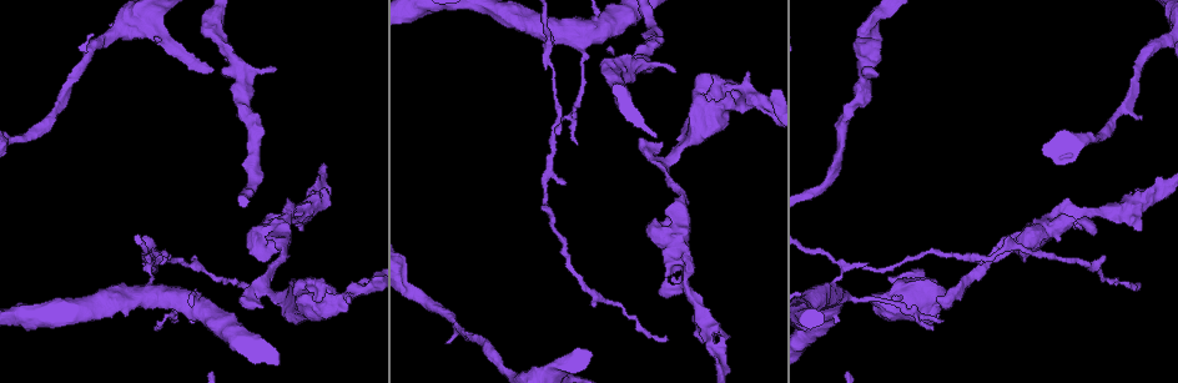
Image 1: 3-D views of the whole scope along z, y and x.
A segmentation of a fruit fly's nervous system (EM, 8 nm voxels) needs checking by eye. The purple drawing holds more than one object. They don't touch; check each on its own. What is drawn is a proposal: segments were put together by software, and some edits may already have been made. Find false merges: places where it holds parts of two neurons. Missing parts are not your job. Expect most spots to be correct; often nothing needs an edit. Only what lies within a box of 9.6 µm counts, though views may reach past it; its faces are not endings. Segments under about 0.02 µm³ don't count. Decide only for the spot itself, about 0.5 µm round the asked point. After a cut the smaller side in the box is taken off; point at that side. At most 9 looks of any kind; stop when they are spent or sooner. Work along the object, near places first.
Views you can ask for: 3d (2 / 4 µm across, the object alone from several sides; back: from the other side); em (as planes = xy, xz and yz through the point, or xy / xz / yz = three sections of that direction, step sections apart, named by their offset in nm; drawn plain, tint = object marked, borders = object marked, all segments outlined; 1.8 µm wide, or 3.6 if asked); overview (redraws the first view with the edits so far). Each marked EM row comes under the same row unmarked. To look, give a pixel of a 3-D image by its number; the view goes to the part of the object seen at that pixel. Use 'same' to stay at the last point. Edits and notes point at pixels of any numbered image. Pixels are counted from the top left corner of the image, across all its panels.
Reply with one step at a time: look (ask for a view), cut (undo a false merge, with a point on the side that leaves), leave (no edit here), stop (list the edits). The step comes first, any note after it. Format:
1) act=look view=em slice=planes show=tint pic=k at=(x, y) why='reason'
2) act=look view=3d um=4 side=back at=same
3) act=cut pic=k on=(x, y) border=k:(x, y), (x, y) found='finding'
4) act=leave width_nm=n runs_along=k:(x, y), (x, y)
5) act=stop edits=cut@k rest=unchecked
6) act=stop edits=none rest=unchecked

act=look view=em slice=planes show=tint pic=1 at=(346, 304) why='abrupt turn'

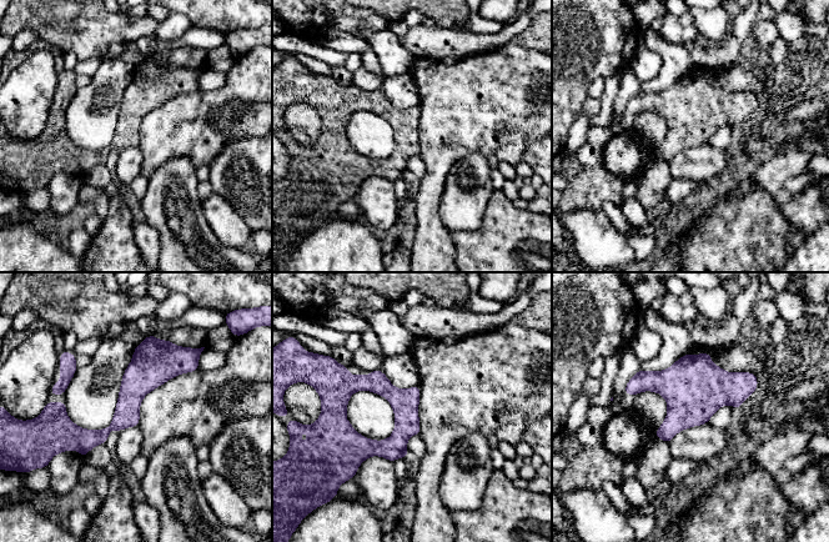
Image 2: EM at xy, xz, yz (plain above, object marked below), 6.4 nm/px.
act=leave found='all the same neuron'

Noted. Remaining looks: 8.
act=look view=3d um=2 pic=1 at=(1091, 230) why='sudden change in width'

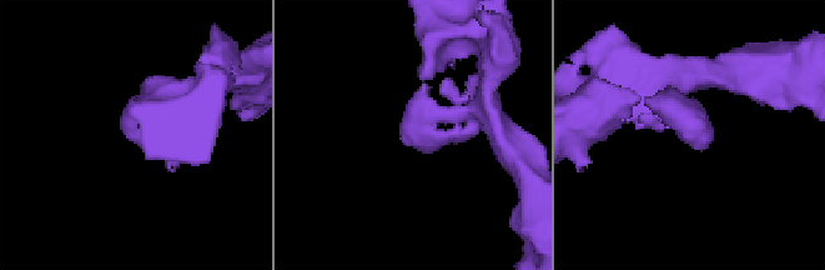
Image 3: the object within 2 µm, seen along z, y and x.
act=look view=em slice=planes show=tint pic=3 at=(450, 130) arm_widths_nm=200,220 why='shape alone is not enough'

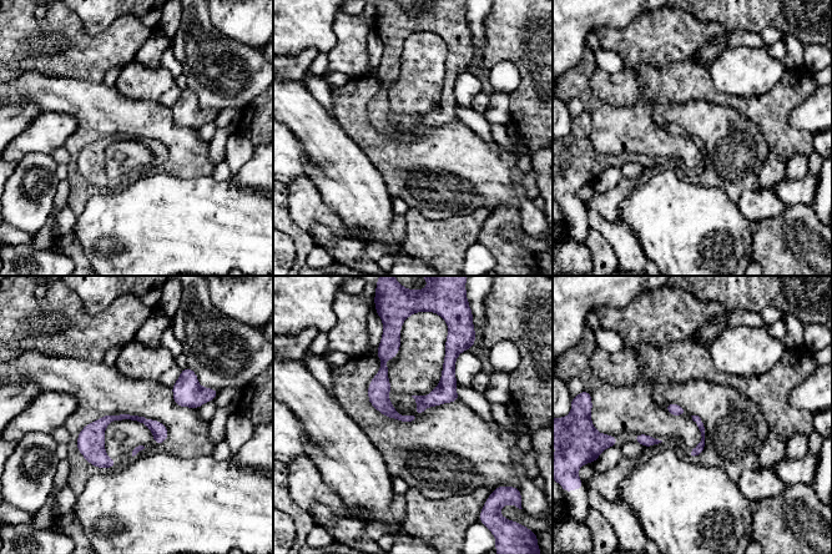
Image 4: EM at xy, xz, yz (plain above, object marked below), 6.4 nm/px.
act=leave width_nm=80 runs_along=4:(165, 433), (142, 419), (115, 417), (81, 448) found='all the same neuron'

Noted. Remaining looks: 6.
act=look view=3d um=2 pic=1 at=(962, 293) why='sharp bend'

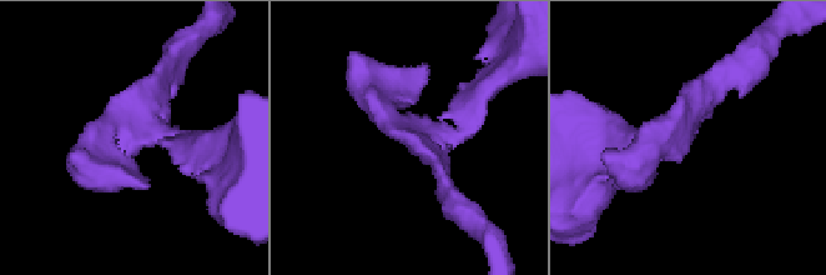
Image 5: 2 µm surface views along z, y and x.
act=look view=em slice=planes show=tint pic=5 at=(159, 136) why='shape alone is not enough'

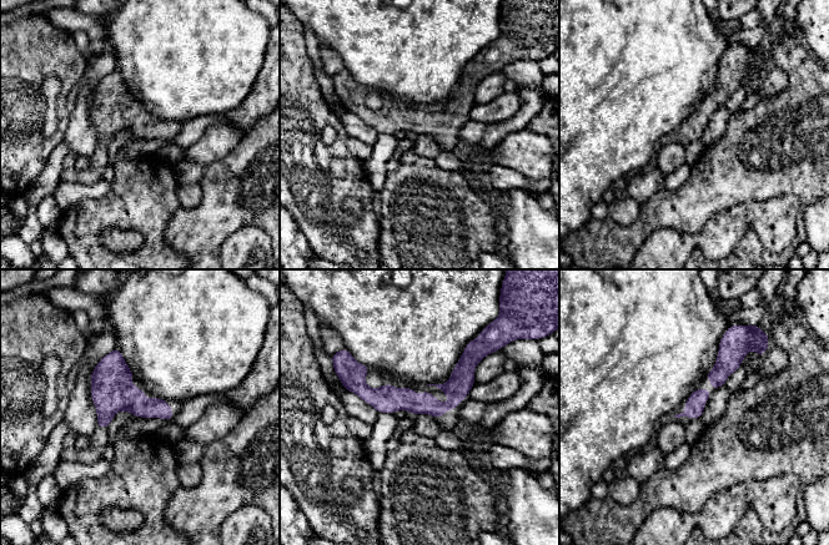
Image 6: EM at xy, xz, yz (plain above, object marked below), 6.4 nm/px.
act=leave runs_along=6:(475, 359), (446, 407), (350, 383) found='all the same neuron'

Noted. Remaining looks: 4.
act=look view=3d um=2 pic=1 at=(235, 57) why='three arms meet'

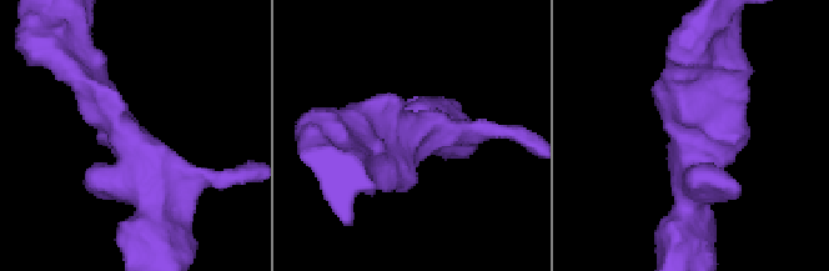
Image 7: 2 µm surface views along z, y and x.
act=look view=em slice=xy step=16 show=tint pic=7 at=(123, 134) why='now the EM'

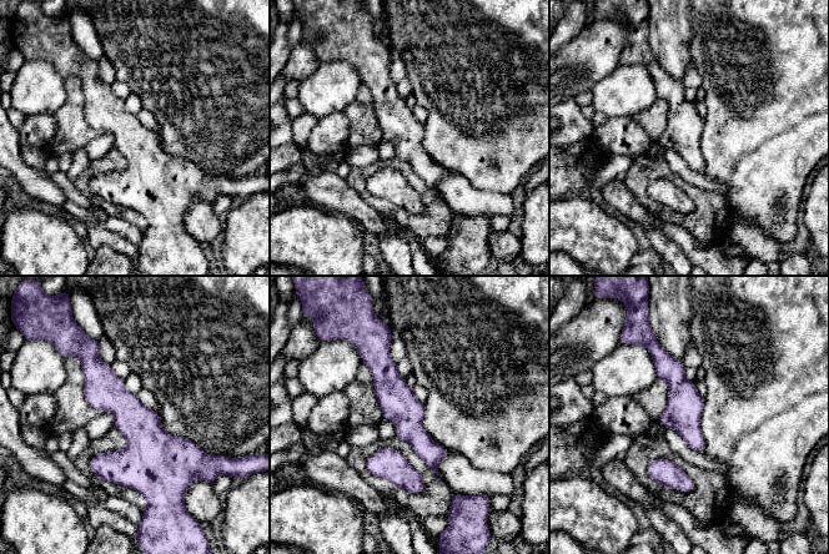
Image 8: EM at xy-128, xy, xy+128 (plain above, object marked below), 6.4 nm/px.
act=look view=em slice=planes show=tint at=same why='cut it another way'

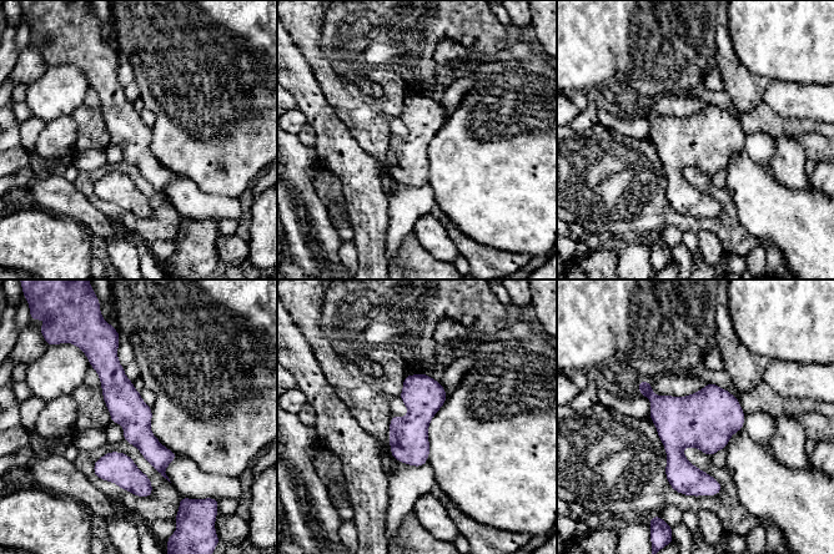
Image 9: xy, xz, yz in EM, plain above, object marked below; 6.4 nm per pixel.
act=leave runs_along=9:(111, 349), (114, 383), (161, 469) found='all the same neuron'

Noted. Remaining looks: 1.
act=stop edits=none rest=unchecked

